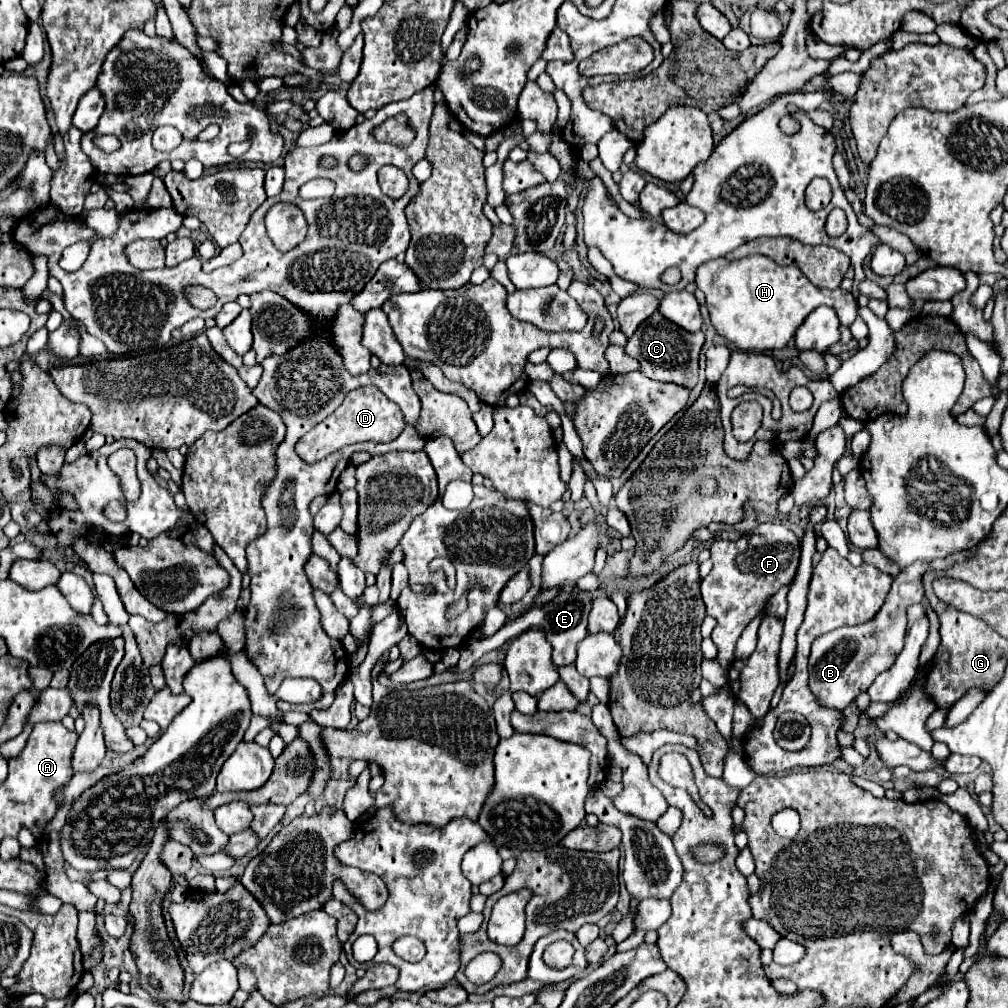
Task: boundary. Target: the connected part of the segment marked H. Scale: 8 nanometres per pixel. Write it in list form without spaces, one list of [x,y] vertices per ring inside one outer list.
[[[764,255],[744,257],[740,261],[712,259],[696,269],[696,285],[704,291],[714,329],[744,351],[772,351],[782,349],[794,337],[796,329],[818,305],[836,309],[840,325],[856,319],[856,301],[846,289],[818,289],[804,273],[794,267],[782,267]]]

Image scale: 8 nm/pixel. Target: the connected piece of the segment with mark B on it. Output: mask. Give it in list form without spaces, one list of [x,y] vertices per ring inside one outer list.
[[[970,547],[968,551],[952,553],[946,559],[932,559],[924,563],[914,563],[900,571],[898,577],[894,577],[892,589],[886,597],[884,607],[880,613],[862,625],[854,627],[840,627],[826,635],[820,635],[812,643],[812,653],[808,659],[808,687],[816,695],[816,701],[824,707],[832,707],[842,711],[848,707],[858,693],[866,691],[872,681],[892,667],[896,655],[904,647],[904,635],[906,635],[906,607],[912,603],[924,601],[924,587],[922,587],[922,575],[928,571],[944,571],[956,563],[966,563],[976,555],[976,547]]]

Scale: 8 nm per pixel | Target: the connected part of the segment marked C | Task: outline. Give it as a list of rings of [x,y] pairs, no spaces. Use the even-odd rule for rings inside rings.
[[[660,313],[648,317],[642,327],[636,329],[624,351],[640,363],[640,371],[656,381],[676,383],[680,387],[692,389],[698,383],[698,355],[704,345],[704,333],[688,333],[682,327],[674,325]]]

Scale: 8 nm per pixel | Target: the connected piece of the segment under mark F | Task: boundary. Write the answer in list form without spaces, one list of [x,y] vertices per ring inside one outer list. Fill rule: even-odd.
[[[760,523],[736,541],[712,541],[710,551],[714,567],[708,577],[704,577],[700,589],[706,613],[718,621],[712,631],[712,641],[718,647],[718,663],[728,669],[734,661],[734,647],[744,627],[764,609],[768,597],[782,585],[792,583],[800,561],[800,541],[782,523]],[[756,535],[762,535],[762,539],[756,539]]]

